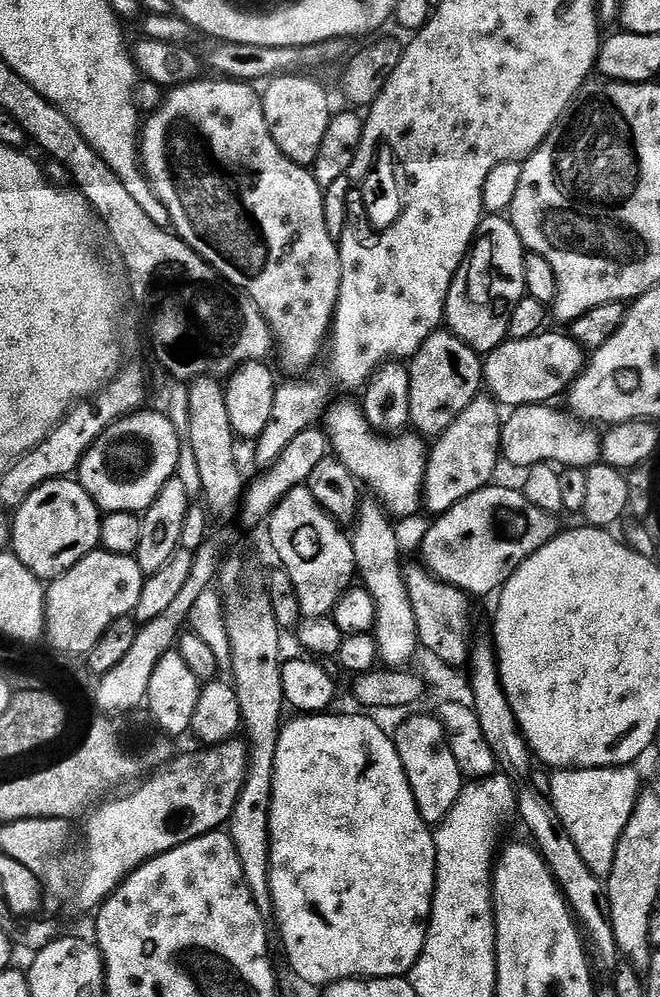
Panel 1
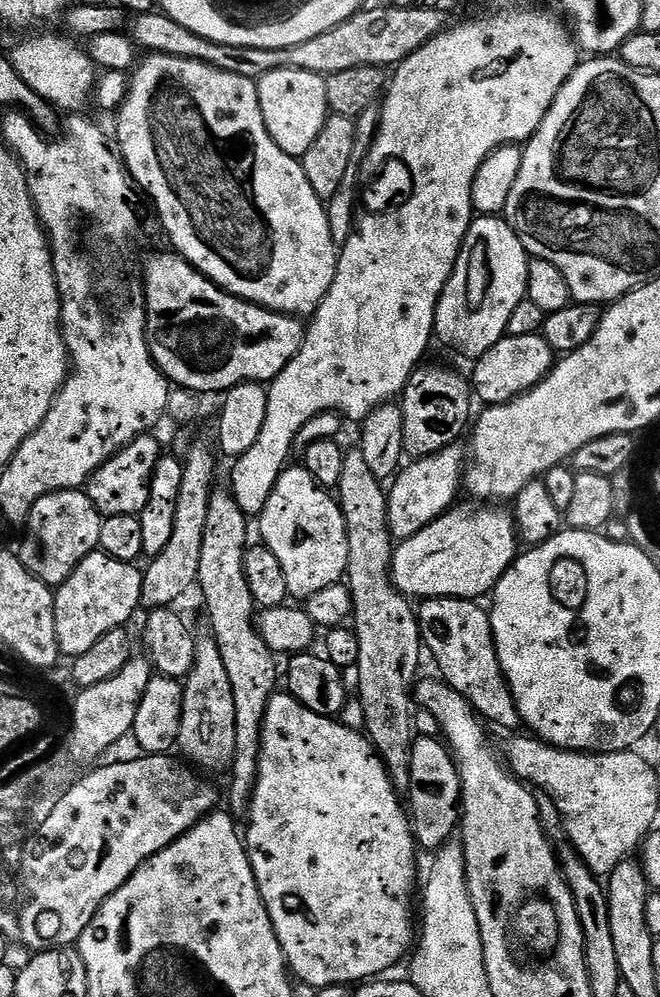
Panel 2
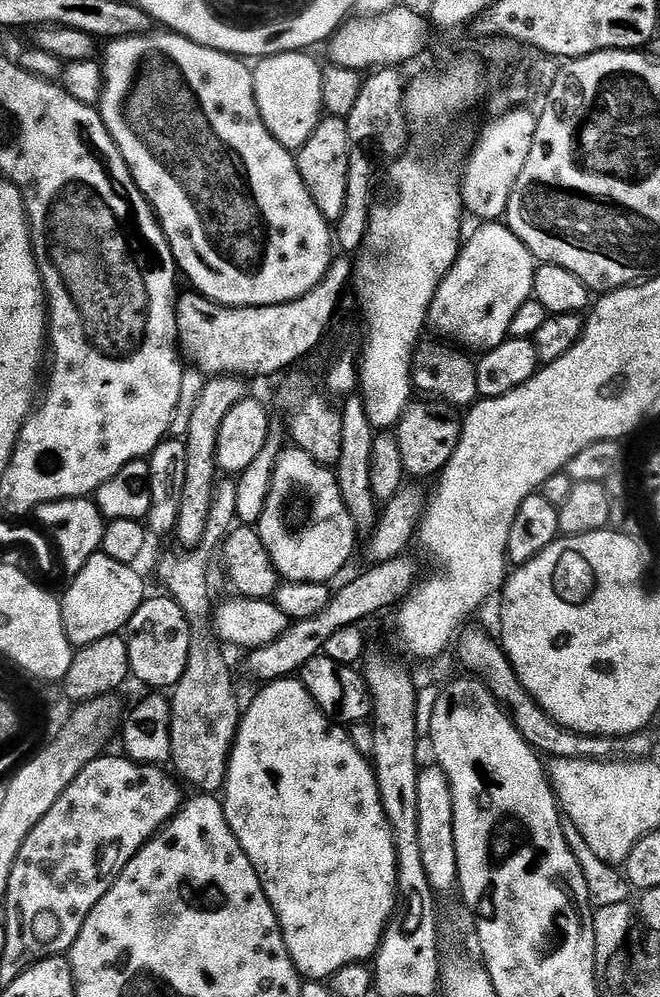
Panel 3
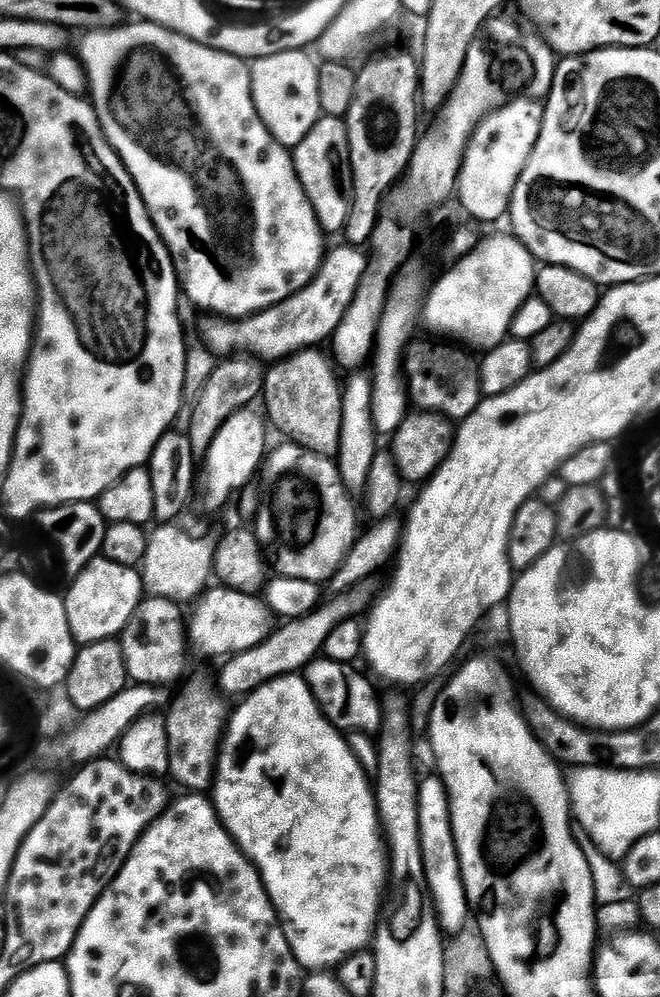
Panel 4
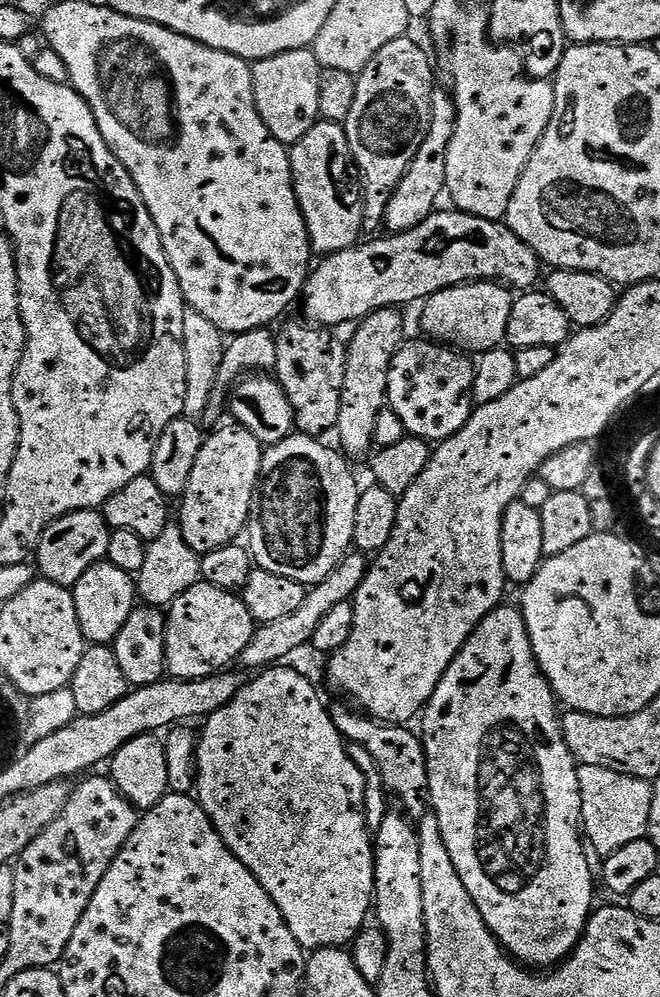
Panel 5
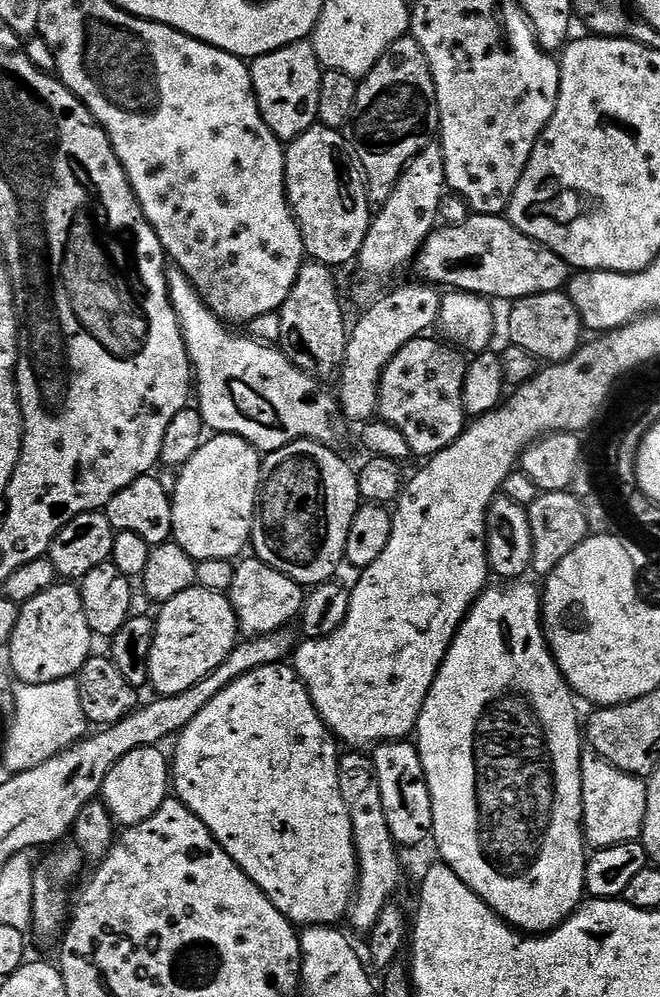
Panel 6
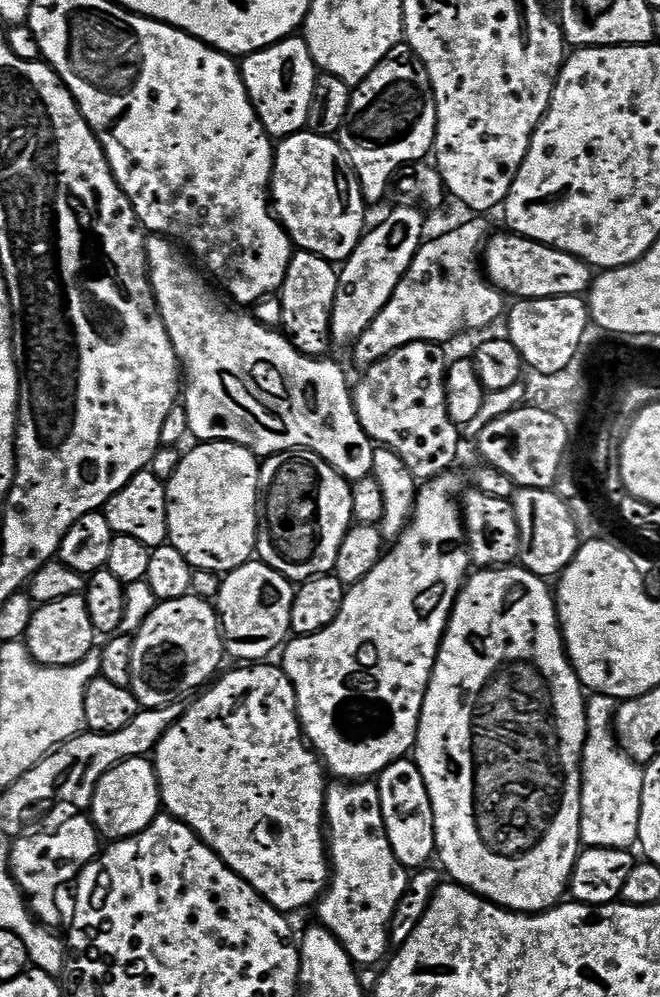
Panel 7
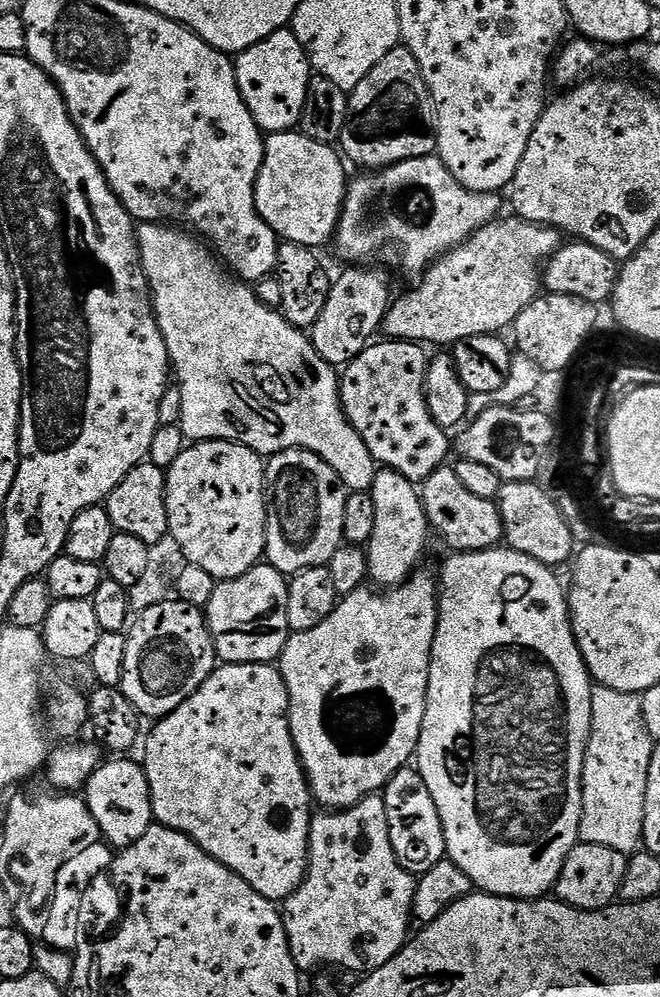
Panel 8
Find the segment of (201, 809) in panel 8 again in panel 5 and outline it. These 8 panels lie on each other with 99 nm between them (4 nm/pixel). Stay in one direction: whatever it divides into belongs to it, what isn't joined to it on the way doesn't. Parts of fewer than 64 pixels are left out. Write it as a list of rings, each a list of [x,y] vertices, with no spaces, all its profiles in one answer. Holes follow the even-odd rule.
[[[273,666],[261,671],[257,680],[243,685],[235,698],[226,706],[213,712],[203,721],[204,733],[199,733],[196,746],[195,764],[195,795],[218,834],[226,842],[226,846],[242,861],[258,878],[258,882],[270,894],[274,906],[282,914],[286,926],[290,926],[290,934],[298,938],[305,950],[318,948],[338,948],[351,945],[352,939],[365,927],[367,918],[374,908],[374,893],[376,891],[376,853],[374,851],[374,836],[366,822],[364,813],[364,772],[354,766],[348,756],[348,744],[334,726],[329,705],[320,701],[316,688],[300,672],[295,672],[288,666]]]

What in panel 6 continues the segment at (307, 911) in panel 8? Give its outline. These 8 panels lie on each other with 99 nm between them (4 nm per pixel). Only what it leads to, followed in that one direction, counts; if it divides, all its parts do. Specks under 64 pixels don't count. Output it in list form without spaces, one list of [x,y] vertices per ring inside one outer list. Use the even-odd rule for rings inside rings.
[[[348,750],[340,758],[340,785],[350,790],[350,818],[354,830],[356,861],[360,867],[360,878],[356,882],[356,894],[352,898],[350,921],[361,934],[372,931],[378,914],[393,899],[400,884],[400,856],[398,845],[387,825],[382,794],[378,794],[376,774],[372,771],[372,757],[360,750]],[[365,755],[365,756],[364,756]],[[352,788],[352,792],[351,792]]]

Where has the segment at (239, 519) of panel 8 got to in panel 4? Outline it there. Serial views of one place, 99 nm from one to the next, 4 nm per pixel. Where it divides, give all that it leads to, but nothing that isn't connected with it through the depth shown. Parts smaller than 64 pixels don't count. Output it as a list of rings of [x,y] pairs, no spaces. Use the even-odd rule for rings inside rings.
[[[239,411],[230,417],[218,430],[207,455],[203,457],[202,483],[198,492],[199,495],[200,492],[204,495],[204,508],[208,512],[216,512],[219,508],[226,507],[231,502],[232,495],[234,500],[237,494],[243,493],[251,485],[248,483],[251,482],[252,475],[261,471],[266,459],[266,449],[269,447],[268,432],[264,429],[265,417],[252,411]]]

